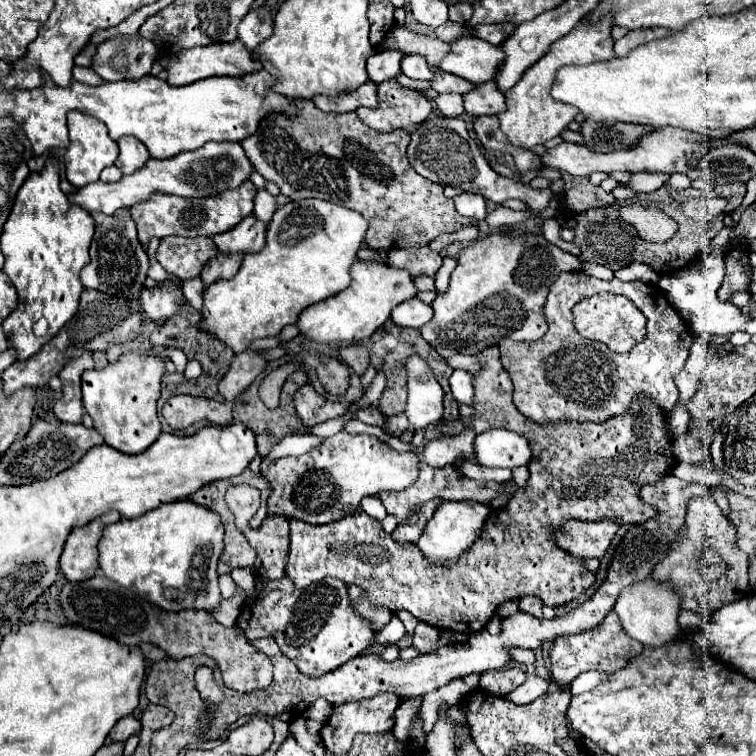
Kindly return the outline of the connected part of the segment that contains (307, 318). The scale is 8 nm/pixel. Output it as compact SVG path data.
M355 262L351 266L351 286L323 302L317 302L315 306L309 306L301 312L297 320L299 334L305 336L311 342L317 344L343 344L343 342L359 342L369 338L377 328L381 328L387 320L391 310L413 298L417 294L413 280L407 270L389 268L387 264L379 262Z

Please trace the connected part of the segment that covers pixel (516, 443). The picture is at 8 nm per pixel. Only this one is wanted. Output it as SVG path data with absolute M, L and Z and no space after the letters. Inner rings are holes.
M503 428L481 432L475 438L473 446L479 464L491 468L495 466L515 468L515 466L525 466L531 460L529 442L523 440L523 436Z

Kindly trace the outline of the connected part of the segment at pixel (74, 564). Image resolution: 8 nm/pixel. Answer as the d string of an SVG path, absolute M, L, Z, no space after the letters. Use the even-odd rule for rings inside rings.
M105 515L99 520L89 522L83 528L75 528L67 542L59 559L60 570L69 582L83 582L87 578L93 578L97 572L97 542L103 536L105 530Z

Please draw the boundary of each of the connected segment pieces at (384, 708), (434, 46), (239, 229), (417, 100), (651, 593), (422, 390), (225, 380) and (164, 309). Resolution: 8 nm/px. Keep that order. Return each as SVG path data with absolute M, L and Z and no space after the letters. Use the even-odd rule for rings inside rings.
M377 694L373 698L365 698L365 700L355 700L355 702L347 702L341 704L339 710L335 710L335 714L331 714L331 718L327 718L321 738L327 750L341 754L347 752L351 748L353 736L357 732L383 732L383 730L391 730L393 728L393 712L399 706L399 696L397 694Z
M397 26L383 40L385 50L399 50L403 54L419 54L429 62L429 66L435 66L435 62L439 62L439 58L443 58L443 54L447 54L447 46L449 44L439 40L437 36L433 38L427 34L419 34L405 26Z
M253 214L241 220L235 228L215 234L213 242L217 244L217 250L223 254L251 254L261 252L265 246L265 228L261 220L257 220Z
M395 78L381 82L377 96L377 108L359 108L357 114L367 126L379 132L415 126L423 122L433 110L433 104L421 92L403 88Z
M647 578L647 582L639 582L639 584L623 590L623 594L619 594L619 602L615 604L613 610L617 612L629 638L641 642L643 646L663 646L663 644L675 640L675 636L681 632L679 624L677 624L679 598L675 598L675 594L671 594L671 590L667 590L667 584L655 582L653 578Z
M419 356L407 358L407 410L409 424L419 430L437 424L443 416L443 390L429 364Z
M241 352L235 354L229 370L219 382L219 392L225 396L227 404L233 404L239 394L263 372L265 360L259 356L259 352Z
M163 280L155 288L145 288L139 298L143 314L153 322L163 322L179 314L183 302L185 302L183 288L175 280Z

